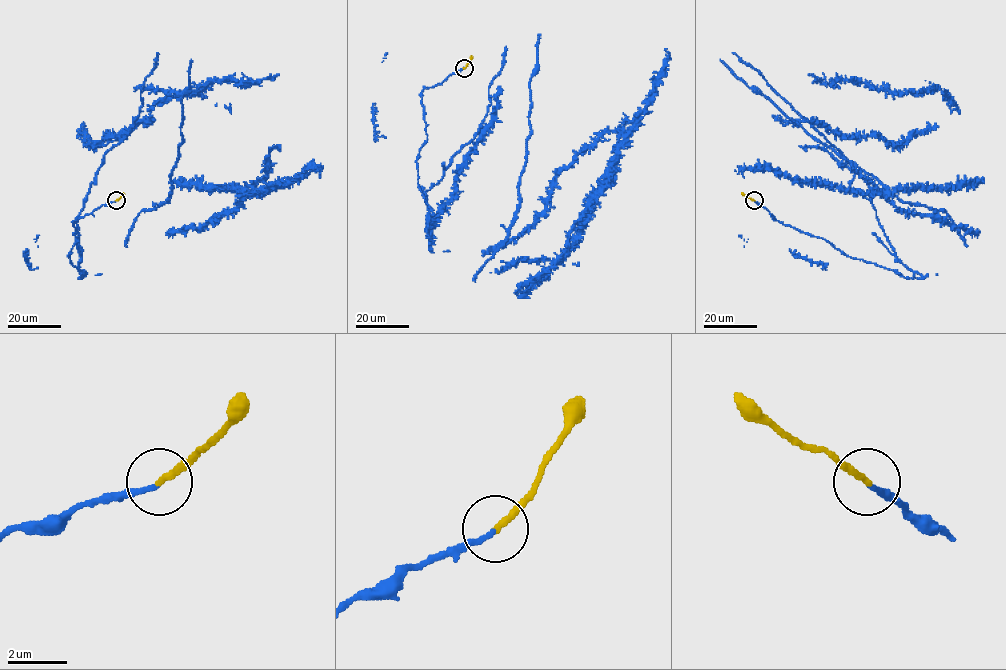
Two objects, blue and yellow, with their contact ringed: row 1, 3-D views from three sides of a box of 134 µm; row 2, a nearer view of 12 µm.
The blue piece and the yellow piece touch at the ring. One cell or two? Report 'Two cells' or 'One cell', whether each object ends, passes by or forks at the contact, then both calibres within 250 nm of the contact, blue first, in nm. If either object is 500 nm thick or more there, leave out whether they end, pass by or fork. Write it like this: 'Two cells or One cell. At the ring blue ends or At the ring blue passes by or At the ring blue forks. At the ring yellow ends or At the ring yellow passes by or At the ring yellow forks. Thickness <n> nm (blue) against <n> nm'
One cell. At the ring blue ends. At the ring yellow ends. Thickness 150 nm (blue) against 240 nm

